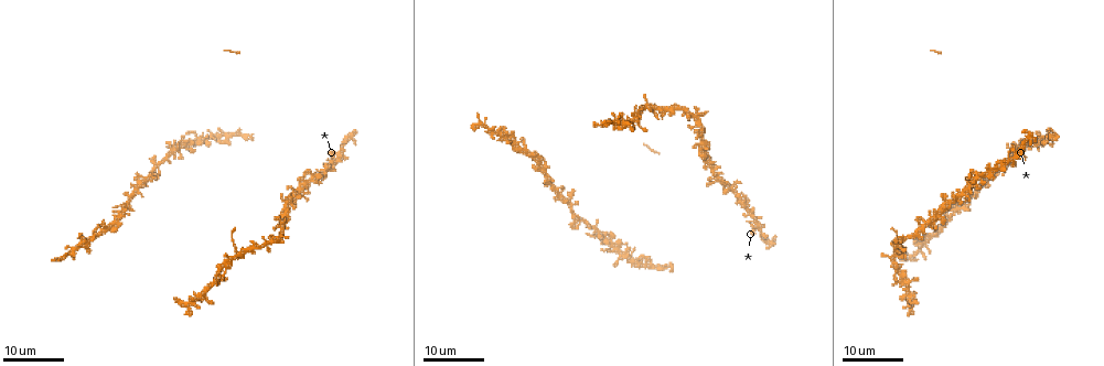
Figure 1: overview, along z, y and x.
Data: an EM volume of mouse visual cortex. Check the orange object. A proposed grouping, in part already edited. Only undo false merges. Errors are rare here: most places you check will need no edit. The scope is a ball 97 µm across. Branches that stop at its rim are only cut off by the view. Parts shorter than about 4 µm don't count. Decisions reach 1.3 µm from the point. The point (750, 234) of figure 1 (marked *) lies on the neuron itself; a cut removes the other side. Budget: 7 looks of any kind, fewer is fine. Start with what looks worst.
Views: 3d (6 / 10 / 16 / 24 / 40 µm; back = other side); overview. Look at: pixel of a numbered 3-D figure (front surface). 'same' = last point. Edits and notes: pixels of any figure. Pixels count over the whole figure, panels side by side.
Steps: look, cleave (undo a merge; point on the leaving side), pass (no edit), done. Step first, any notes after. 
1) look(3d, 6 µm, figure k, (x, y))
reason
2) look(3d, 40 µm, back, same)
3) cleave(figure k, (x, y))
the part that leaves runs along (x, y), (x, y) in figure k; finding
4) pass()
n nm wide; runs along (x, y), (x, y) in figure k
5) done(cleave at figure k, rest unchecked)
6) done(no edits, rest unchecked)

look(3d, 16 µm, figure 1, (234, 256))
branch point

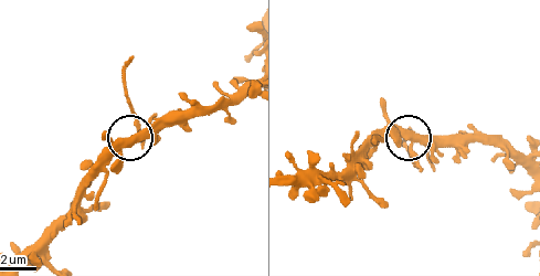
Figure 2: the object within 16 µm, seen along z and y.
look(3d, 6 µm, figure 2, (135, 137))

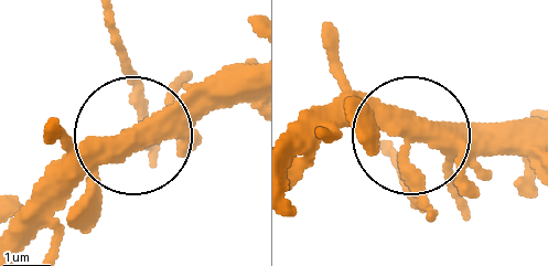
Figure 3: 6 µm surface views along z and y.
pass()
all the same neuron

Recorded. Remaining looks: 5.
look(3d, 24 µm, figure 1, (283, 217))
four arms meet

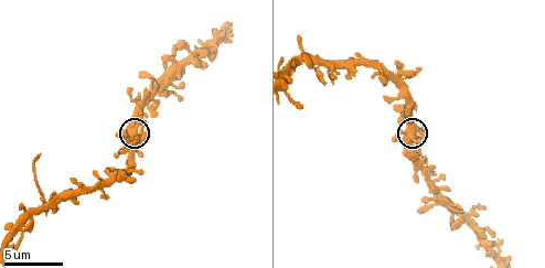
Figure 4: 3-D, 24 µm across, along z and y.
look(3d, 10 µm, same)

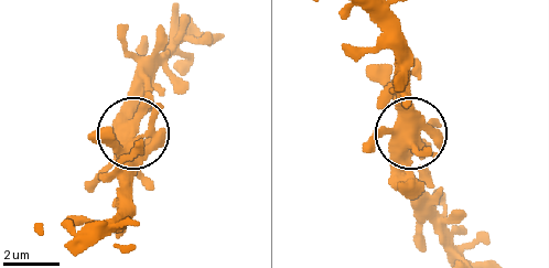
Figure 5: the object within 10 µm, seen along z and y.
pass()
4 arms; continuous, no second neuron

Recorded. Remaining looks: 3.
look(3d, 24 µm, figure 1, (497, 135))
small branch off a trunk

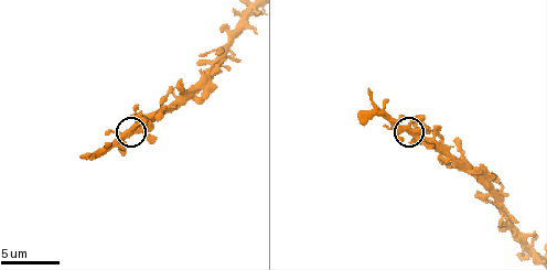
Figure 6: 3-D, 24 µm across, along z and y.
look(3d, 6 µm, figure 6, (130, 132))

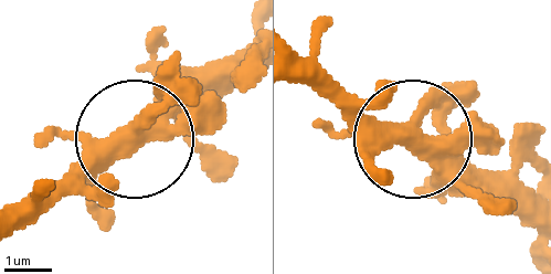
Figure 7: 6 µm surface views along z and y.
pass()
370 nm wide; runs along (530, 220), (375, 120), (320, 65) in figure 7; continuous, no second neuron

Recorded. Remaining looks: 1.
done(no edits, rest unchecked)

